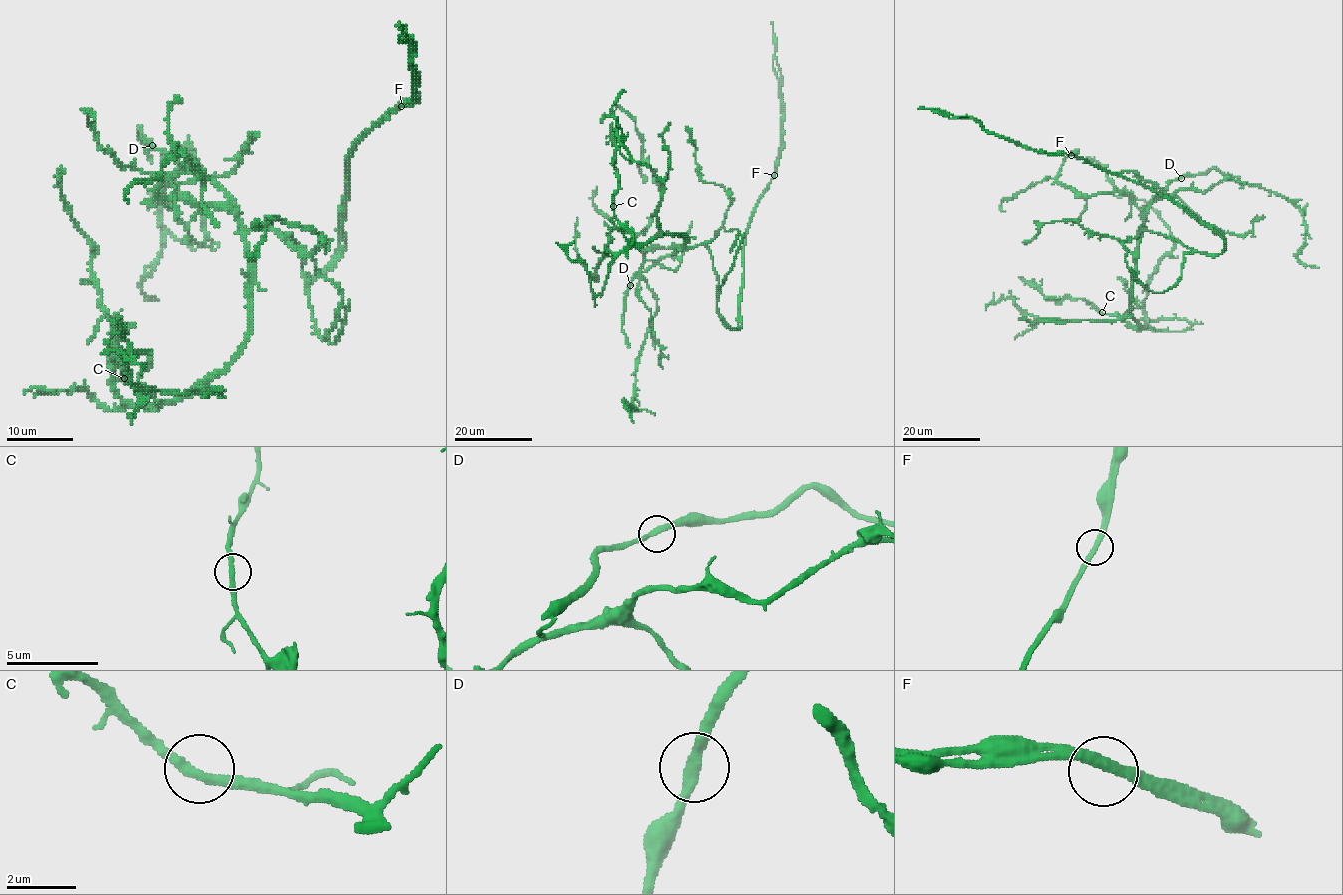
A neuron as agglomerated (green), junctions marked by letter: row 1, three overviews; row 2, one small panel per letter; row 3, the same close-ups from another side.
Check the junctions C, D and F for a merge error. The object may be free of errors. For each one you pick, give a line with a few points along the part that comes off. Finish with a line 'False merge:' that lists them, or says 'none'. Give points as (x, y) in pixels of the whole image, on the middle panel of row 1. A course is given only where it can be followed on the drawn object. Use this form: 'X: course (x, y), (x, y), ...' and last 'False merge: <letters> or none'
F: course (774, 175), (745, 236), (741, 325), (732, 328), (719, 313), (717, 290), (732, 265), (743, 233)
False merge: F

